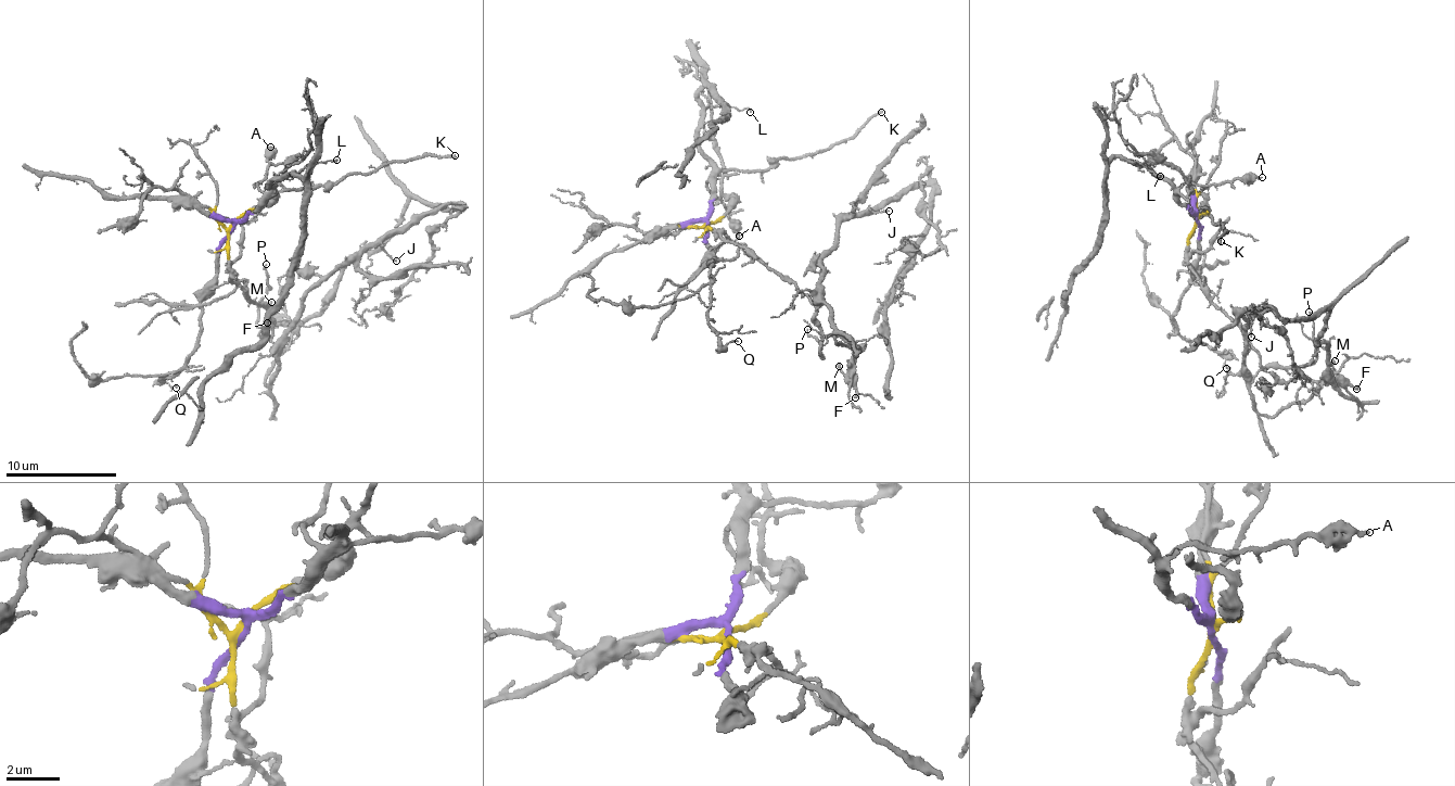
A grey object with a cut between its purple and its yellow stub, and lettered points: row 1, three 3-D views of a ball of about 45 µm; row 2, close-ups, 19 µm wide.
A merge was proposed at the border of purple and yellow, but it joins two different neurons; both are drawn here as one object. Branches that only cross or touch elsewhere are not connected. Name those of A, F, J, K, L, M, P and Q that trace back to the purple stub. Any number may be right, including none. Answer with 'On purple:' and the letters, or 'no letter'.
On purple: A, K, L, Q

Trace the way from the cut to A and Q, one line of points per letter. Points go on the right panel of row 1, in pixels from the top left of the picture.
A: (1196, 219), (1177, 199), (1175, 189), (1191, 182), (1213, 187), (1229, 179), (1263, 178)
Q: (1196, 219), (1196, 269), (1173, 318), (1176, 330), (1187, 340), (1210, 345), (1224, 358), (1226, 367)

